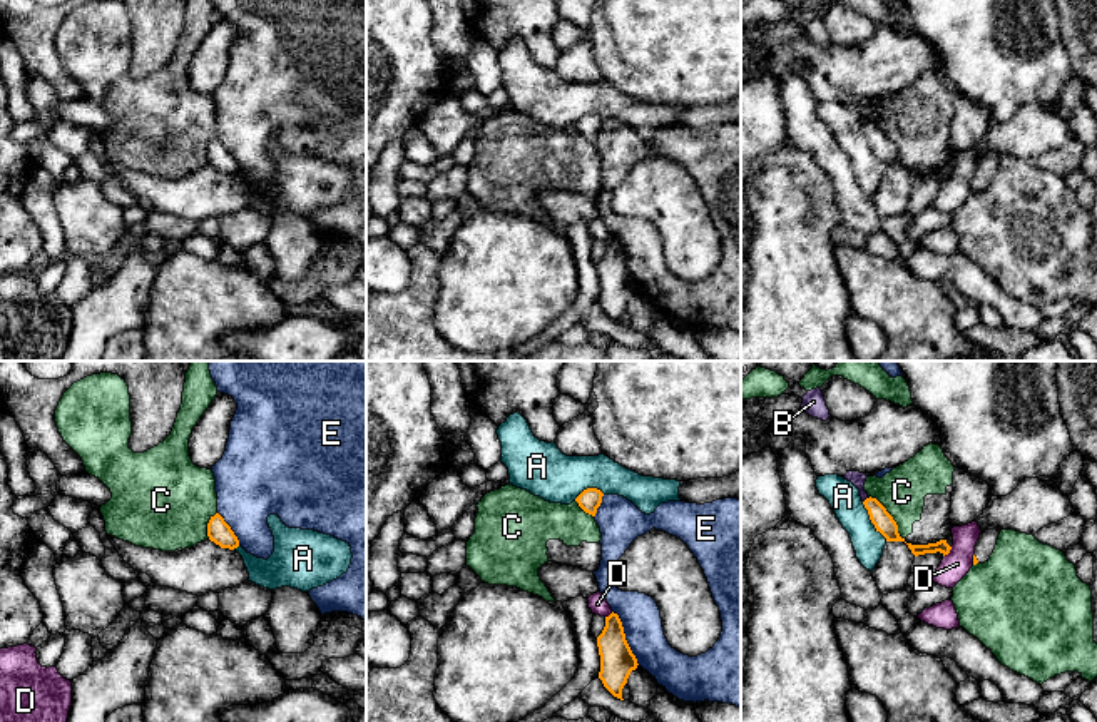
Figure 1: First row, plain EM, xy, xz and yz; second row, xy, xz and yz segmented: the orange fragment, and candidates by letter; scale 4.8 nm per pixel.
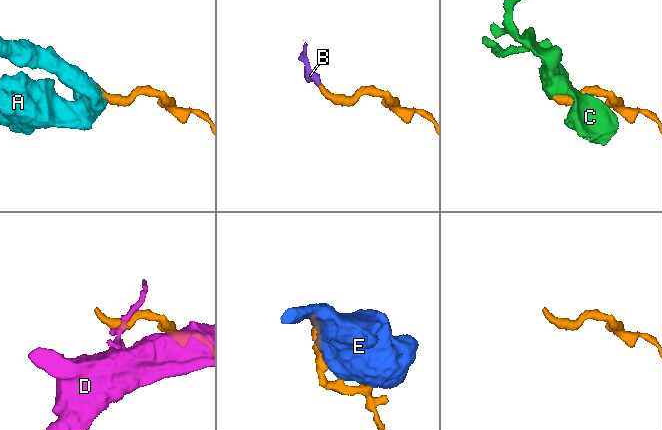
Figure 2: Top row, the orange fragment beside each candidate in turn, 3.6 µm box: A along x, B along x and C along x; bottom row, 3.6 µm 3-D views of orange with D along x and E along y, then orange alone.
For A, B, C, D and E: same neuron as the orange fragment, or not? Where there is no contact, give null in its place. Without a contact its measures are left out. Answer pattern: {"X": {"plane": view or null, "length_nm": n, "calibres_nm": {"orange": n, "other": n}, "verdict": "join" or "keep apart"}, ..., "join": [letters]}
{"A": {"plane": "yz", "length_nm": 220, "calibres_nm": {"orange": 100, "other": 150}, "verdict": "keep apart"}, "B": {"plane": "yz", "length_nm": 50, "calibres_nm": {"orange": 100, "other": 70}, "verdict": "join"}, "C": {"plane": "yz", "length_nm": 280, "calibres_nm": {"orange": 100, "other": 220}, "verdict": "keep apart"}, "D": {"plane": "yz", "length_nm": 70, "calibres_nm": {"orange": 60, "other": 140}, "verdict": "keep apart"}, "E": {"plane": "xz", "length_nm": 300, "calibres_nm": {"orange": 160, "other": 190}, "verdict": "keep apart"}, "join": ["B"]}

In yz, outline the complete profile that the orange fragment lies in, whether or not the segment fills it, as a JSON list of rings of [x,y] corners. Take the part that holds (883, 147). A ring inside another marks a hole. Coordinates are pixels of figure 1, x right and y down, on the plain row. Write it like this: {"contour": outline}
{"contour": [[[848,97],[843,104],[851,107],[860,115],[861,127],[868,135],[870,145],[875,150],[876,157],[880,157],[886,167],[905,167],[905,164],[901,164],[898,159],[896,147],[886,137],[886,134],[865,117],[863,112],[868,102],[860,97]]]}

